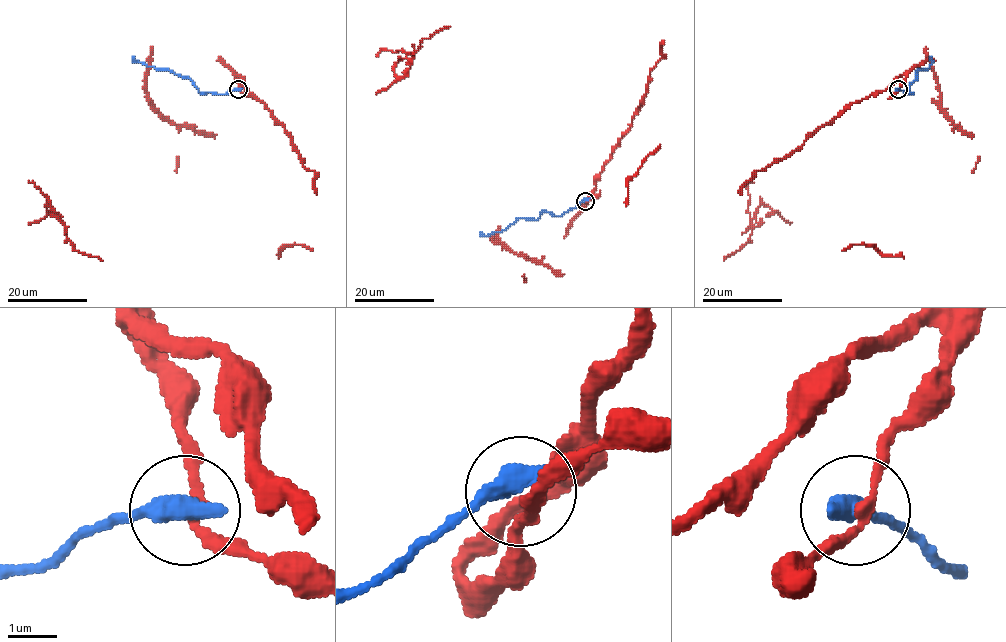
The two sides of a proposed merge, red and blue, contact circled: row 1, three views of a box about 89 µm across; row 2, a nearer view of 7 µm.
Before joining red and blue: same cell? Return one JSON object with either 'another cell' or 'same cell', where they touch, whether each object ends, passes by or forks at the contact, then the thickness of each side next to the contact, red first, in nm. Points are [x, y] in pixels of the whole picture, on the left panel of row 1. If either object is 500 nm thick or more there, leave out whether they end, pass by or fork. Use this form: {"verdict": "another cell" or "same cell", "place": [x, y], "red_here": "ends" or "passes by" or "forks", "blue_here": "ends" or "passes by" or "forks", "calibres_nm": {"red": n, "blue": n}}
{"verdict": "another cell", "place": [238, 89], "calibres_nm": {"red": 200, "blue": 550}}

